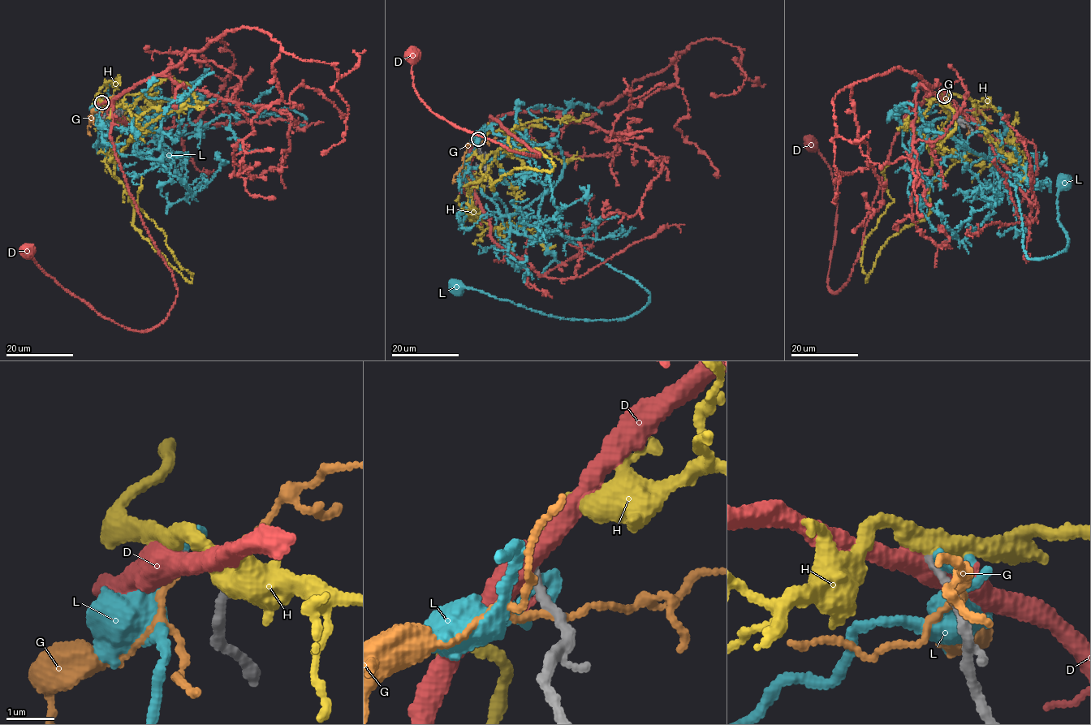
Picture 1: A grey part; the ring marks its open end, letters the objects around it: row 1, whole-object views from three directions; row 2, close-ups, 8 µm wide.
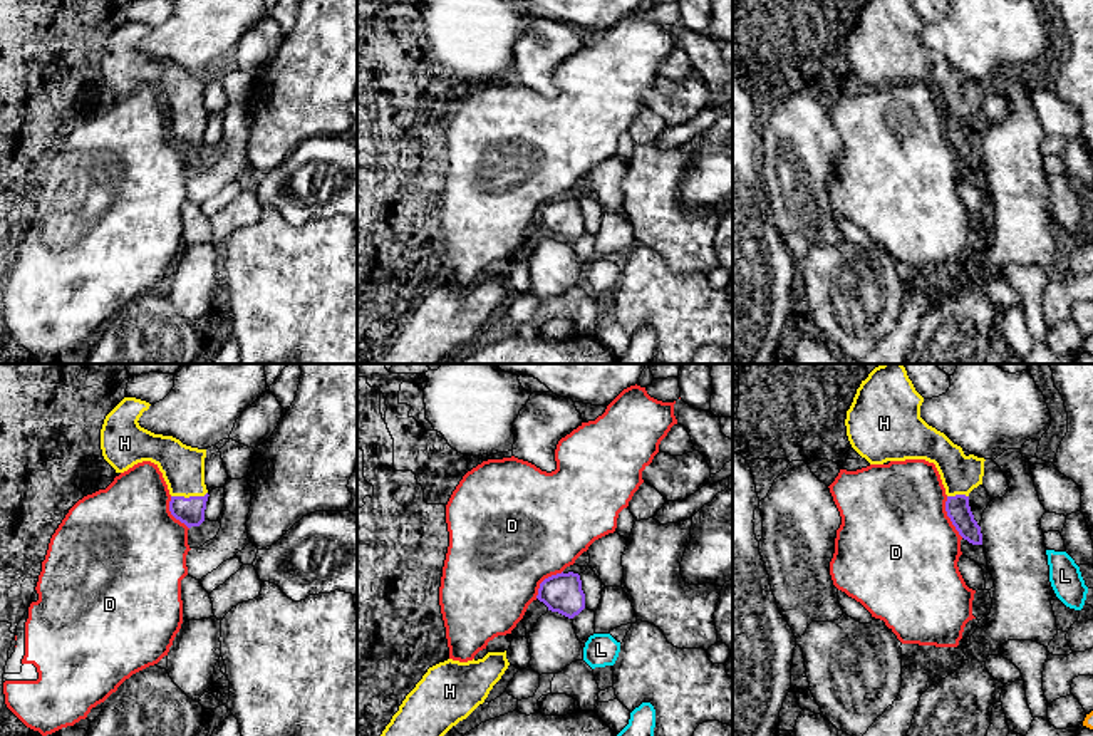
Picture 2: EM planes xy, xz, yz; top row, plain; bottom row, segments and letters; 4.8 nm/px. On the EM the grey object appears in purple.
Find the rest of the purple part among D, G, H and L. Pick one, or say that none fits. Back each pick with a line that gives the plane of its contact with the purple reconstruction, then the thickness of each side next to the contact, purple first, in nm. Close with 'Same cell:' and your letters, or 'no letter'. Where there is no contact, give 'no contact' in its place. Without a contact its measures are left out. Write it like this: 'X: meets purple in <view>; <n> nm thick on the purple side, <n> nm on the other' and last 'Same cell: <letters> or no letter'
H: meets purple in xy; 130 nm thick on the purple side, 200 nm on the other
Same cell: H

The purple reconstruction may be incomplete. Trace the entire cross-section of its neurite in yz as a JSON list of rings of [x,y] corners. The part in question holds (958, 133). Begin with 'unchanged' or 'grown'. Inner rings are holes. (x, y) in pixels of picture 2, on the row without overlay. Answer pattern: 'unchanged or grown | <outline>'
grown | [[[868,0],[847,35],[848,65],[870,89],[905,84],[934,87],[945,112],[947,141],[964,164],[982,169],[969,117],[982,109],[986,84],[966,80],[961,70],[929,50],[920,42],[922,27],[909,0]]]

